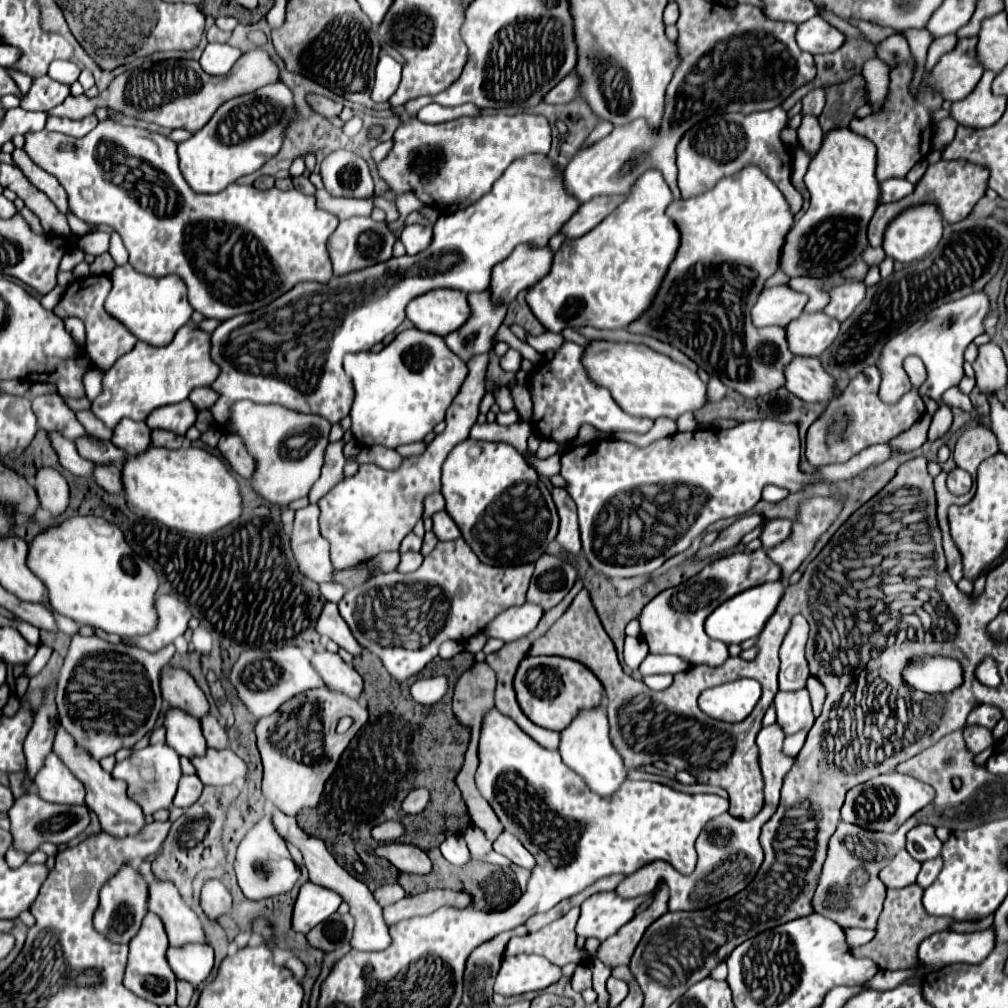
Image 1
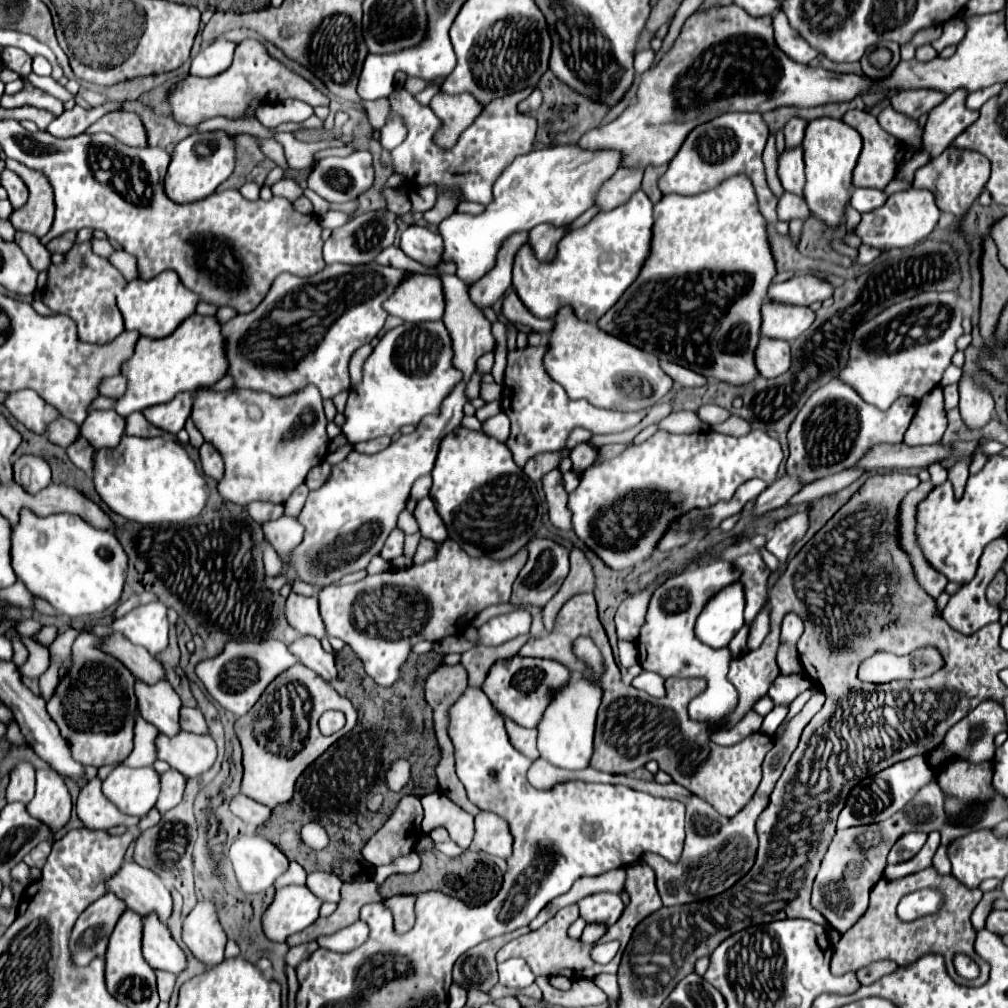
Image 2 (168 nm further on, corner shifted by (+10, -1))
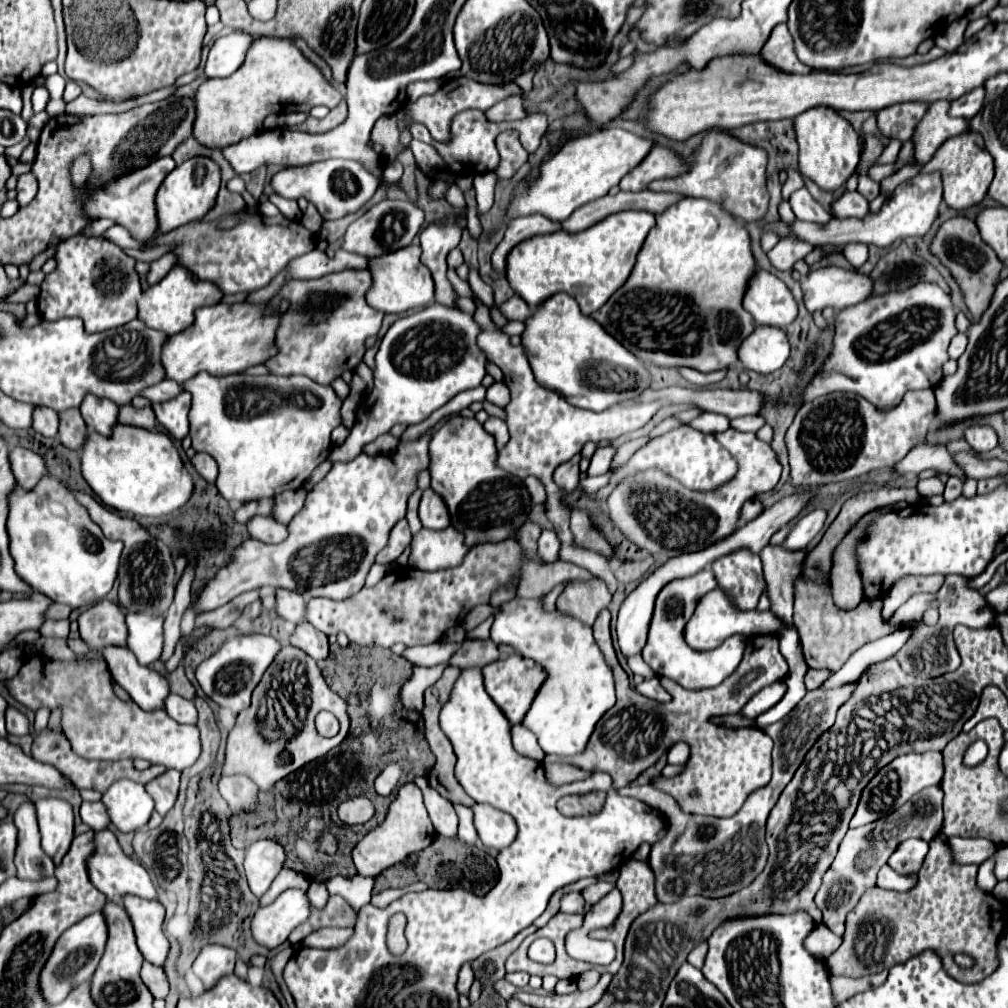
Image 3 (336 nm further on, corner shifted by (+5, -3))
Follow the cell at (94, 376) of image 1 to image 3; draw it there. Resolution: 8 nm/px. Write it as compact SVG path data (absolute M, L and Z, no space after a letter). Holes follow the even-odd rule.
M198 373L184 383L176 383L172 379L164 379L158 385L146 387L142 391L150 401L168 401L178 393L190 391L192 404L189 411L189 435L192 437L194 451L208 453L218 463L216 487L226 497L226 501L248 503L264 497L274 497L286 489L298 489L306 481L306 477L328 457L332 449L330 433L334 427L342 423L340 407L342 399L330 385L320 385L304 375L210 375Z

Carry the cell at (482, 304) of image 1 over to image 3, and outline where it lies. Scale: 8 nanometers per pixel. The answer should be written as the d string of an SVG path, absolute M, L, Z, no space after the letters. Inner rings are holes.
M540 213L524 215L524 217L518 217L516 221L510 221L508 229L504 233L504 239L500 241L500 245L496 247L496 251L492 255L494 269L500 271L500 273L504 273L504 269L506 269L506 265L504 265L506 263L506 255L520 241L524 241L528 237L534 237L534 235L554 233L554 231L560 231L560 229L562 229L560 221L552 221L548 217L542 217Z

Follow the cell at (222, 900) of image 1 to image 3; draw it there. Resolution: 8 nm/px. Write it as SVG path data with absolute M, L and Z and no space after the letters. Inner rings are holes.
M206 945L194 961L194 973L202 979L206 989L212 989L222 977L234 973L236 951L222 945Z

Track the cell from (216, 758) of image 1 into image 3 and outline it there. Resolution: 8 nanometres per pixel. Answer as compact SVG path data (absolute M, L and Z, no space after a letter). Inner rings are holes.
M42 653L30 655L24 659L20 671L6 681L6 687L20 705L34 713L40 707L50 711L62 709L62 731L72 751L84 759L146 759L152 765L166 765L178 771L190 767L198 759L198 727L176 723L162 709L142 711L134 701L118 699L110 671L102 659L56 661Z

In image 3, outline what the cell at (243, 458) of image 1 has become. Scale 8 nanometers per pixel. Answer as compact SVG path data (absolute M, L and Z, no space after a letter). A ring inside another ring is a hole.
M196 453L196 455L190 459L190 463L192 463L194 469L200 473L202 479L206 479L206 481L210 481L210 483L216 481L216 477L218 477L218 467L216 467L216 461L214 461L210 455L206 455L206 453Z

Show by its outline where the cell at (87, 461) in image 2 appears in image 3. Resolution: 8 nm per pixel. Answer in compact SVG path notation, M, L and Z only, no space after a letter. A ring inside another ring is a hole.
M64 409L58 413L60 425L58 425L58 439L68 449L80 449L86 439L86 423L82 421L82 415L78 409Z

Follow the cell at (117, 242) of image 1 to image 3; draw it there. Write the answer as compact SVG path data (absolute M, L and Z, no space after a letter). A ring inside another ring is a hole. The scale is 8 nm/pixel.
M166 253L164 257L160 257L158 261L154 261L154 263L150 263L150 271L148 271L148 283L150 285L154 285L154 283L158 283L170 269L172 269L172 265L176 265L178 263L178 255L176 253Z

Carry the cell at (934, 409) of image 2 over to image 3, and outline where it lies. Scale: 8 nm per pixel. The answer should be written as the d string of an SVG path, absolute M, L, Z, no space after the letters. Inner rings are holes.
M926 443L916 445L904 457L904 461L894 465L894 469L900 471L902 475L918 475L924 469L934 469L938 473L946 473L950 477L958 477L958 479L966 481L964 471L954 463L952 455L942 445L926 445Z

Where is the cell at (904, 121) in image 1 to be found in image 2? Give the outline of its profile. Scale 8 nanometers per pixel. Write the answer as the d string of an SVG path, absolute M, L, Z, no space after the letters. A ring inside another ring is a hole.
M851 109L843 115L843 121L847 125L851 125L853 129L857 129L863 137L863 151L859 155L857 167L853 171L853 187L873 187L873 189L885 189L885 185L895 177L899 165L897 165L897 153L903 149L903 143L889 135L877 121L877 117L873 117L867 111L859 111L859 109Z

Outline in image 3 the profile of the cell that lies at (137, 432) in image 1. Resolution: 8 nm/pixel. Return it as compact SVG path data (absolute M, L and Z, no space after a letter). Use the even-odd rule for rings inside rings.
M86 393L80 413L88 427L92 427L94 431L108 437L112 431L112 425L116 423L116 417L118 417L118 405L114 405L110 399Z

